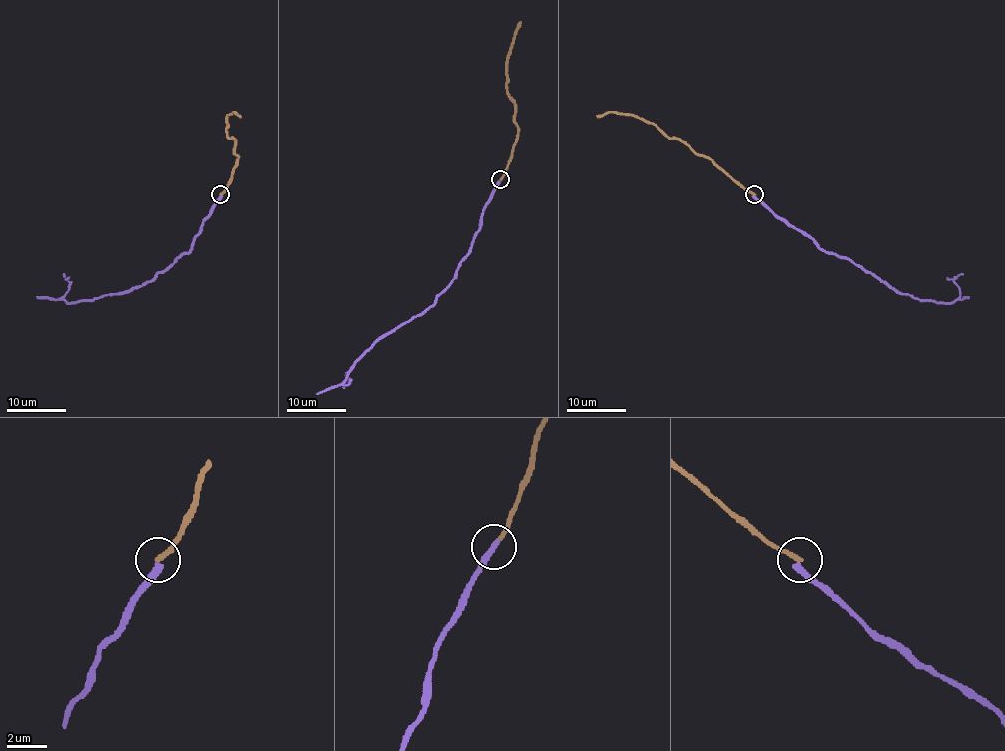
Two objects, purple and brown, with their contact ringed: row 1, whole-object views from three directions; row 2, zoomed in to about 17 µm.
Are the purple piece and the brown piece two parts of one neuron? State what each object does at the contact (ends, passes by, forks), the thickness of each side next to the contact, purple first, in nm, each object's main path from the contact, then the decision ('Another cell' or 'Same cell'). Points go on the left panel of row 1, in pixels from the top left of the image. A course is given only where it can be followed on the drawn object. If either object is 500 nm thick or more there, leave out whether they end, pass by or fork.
At the ring purple ends. At the ring brown ends. Thickness 260 nm (purple) against 240 nm. Course of purple: (220, 195), (189, 251), (140, 286), (67, 303), (64, 295), (69, 282), (63, 273). Course of brown: (220, 195), (230, 181), (238, 159), (235, 141), (229, 138), (226, 123), (233, 112), (241, 117). Another cell

